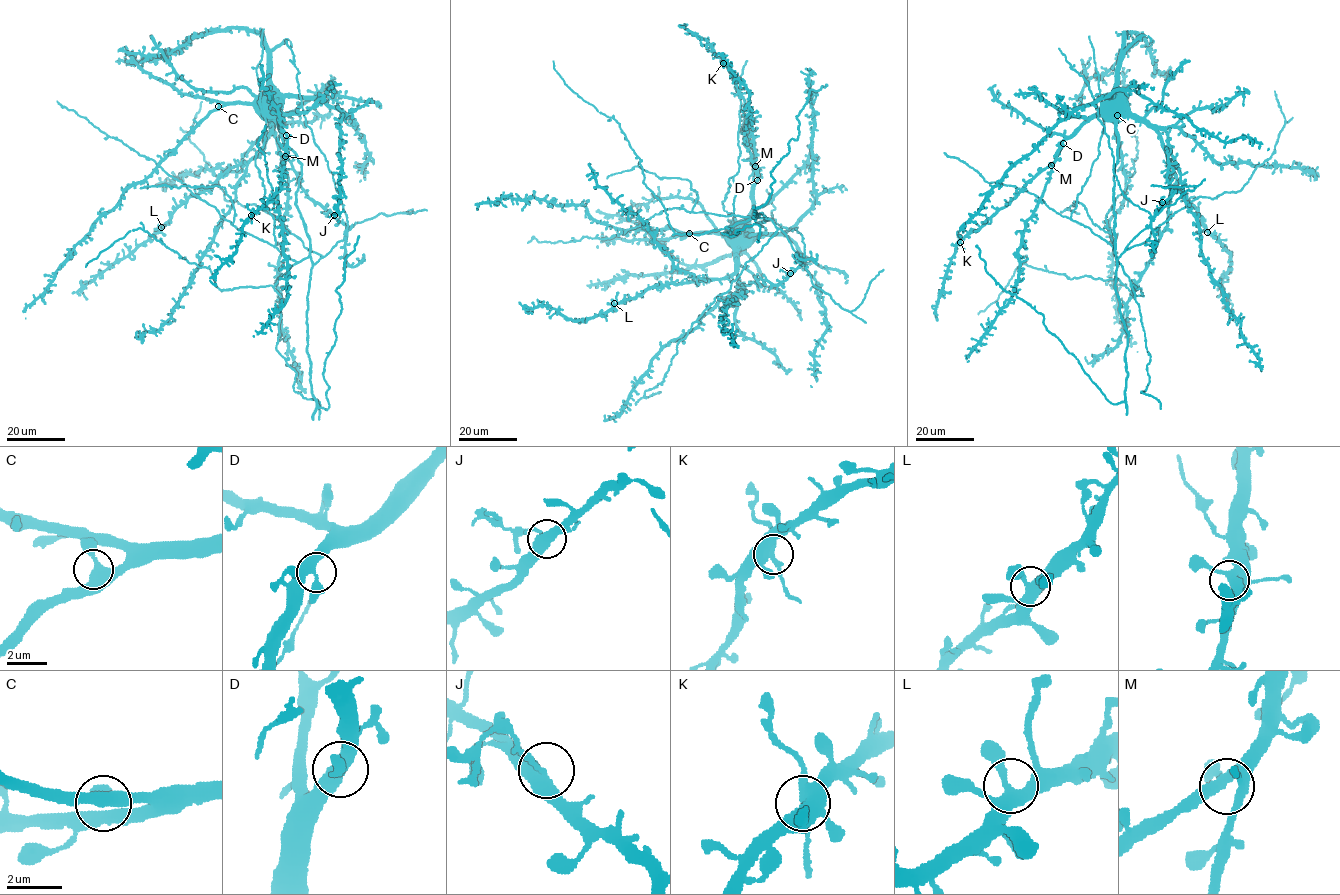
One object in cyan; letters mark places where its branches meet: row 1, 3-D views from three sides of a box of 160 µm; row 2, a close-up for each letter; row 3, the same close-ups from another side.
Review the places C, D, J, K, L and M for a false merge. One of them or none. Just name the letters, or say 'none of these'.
K

